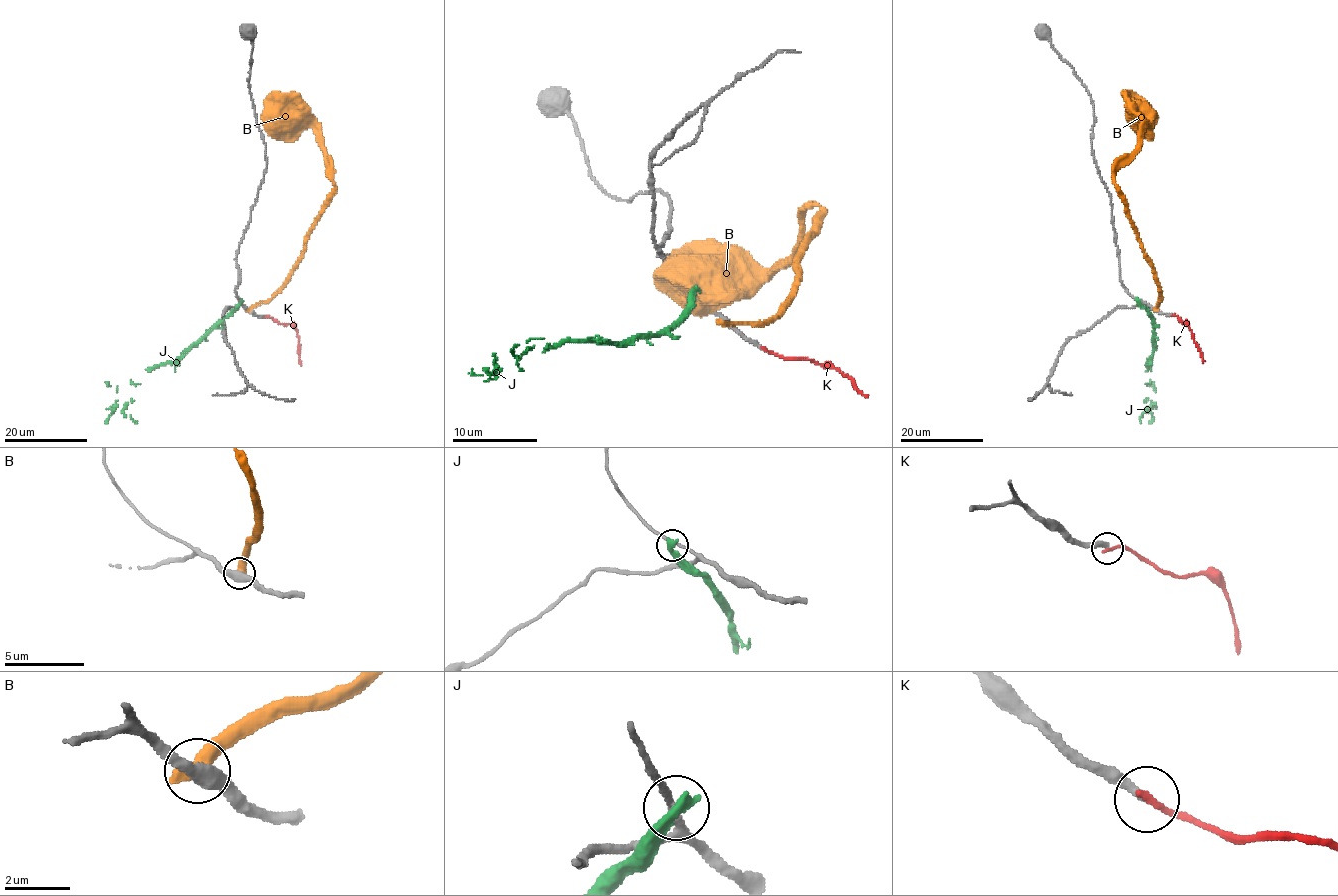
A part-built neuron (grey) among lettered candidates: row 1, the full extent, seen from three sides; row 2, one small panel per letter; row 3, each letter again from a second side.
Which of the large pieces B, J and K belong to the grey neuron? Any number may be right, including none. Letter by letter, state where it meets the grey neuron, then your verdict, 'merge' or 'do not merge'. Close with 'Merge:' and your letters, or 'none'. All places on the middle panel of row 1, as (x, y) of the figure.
B: meets grey at (723, 322); do not merge
J: meets grey at (694, 289); do not merge
K: meets grey at (763, 348); do not merge
Merge: none

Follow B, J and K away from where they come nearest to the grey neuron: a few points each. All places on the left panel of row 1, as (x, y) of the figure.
B: (249, 311), (267, 301), (281, 287), (335, 184), (329, 174), (321, 134), (288, 108), (270, 107), (264, 102)
J: (240, 301), (179, 356), (153, 366), (135, 385), (132, 403), (121, 411), (115, 409), (104, 420)
K: (265, 317), (291, 324), (295, 328), (301, 365)

